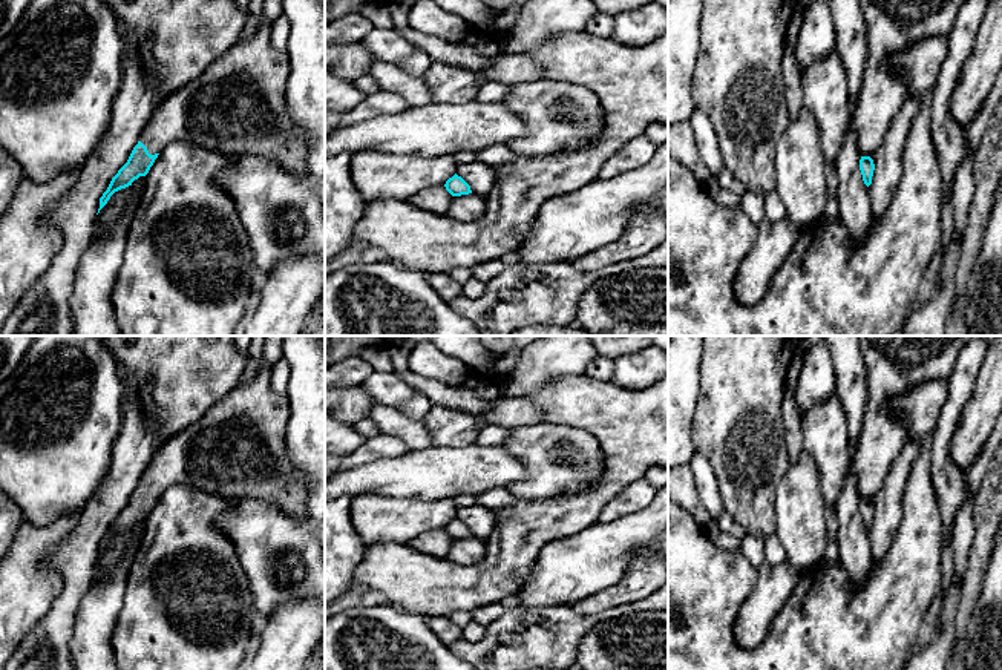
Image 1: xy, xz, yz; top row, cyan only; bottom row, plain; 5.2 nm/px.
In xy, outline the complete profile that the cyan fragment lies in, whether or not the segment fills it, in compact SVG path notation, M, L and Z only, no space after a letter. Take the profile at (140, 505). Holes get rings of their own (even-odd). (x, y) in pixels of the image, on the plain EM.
M253 336L250 357L259 362L256 376L210 406L199 420L170 435L152 457L127 506L100 541L98 557L115 535L146 520L161 494L175 484L192 486L231 500L265 500L283 514L308 521L305 478L291 465L287 452L291 406L287 396L273 389L271 368L262 363L262 350L264 337Z

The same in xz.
M457 517L446 524L444 530L452 540L472 537L470 529Z

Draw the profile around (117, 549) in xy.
M132 529L121 532L110 540L95 561L90 587L100 586L112 576L115 566L126 557L130 541Z

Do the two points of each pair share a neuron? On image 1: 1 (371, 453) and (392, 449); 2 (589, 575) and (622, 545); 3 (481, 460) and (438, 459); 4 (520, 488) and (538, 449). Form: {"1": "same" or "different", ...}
{"1": "same", "2": "same", "3": "same", "4": "same"}

